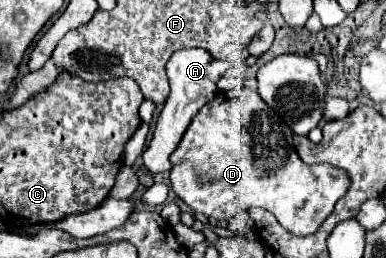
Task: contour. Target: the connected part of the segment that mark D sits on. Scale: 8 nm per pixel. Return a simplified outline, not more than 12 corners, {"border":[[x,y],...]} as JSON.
{"border":[[250,88],[204,104],[170,162],[194,212],[258,206],[314,234],[350,186],[304,164]]}

